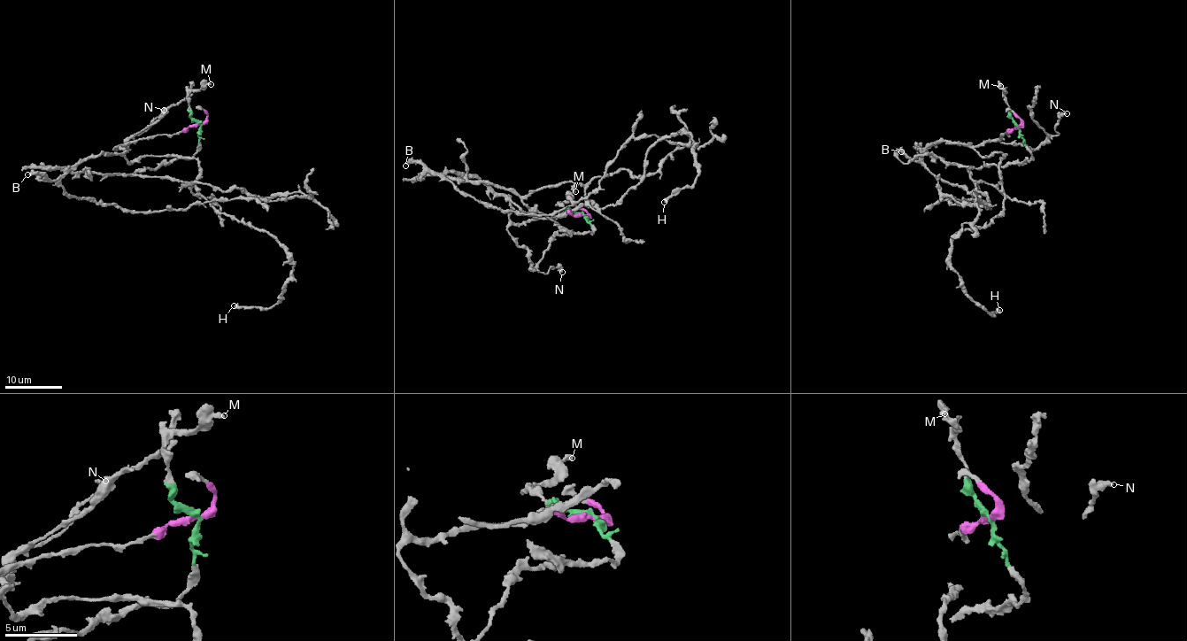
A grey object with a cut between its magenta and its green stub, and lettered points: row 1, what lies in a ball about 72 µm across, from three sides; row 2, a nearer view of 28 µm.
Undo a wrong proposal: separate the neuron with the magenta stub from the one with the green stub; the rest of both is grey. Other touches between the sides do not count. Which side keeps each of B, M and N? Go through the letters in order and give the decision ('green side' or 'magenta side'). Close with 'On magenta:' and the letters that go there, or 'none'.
B: magenta side
M: green side
N: magenta side
On magenta: B, N

